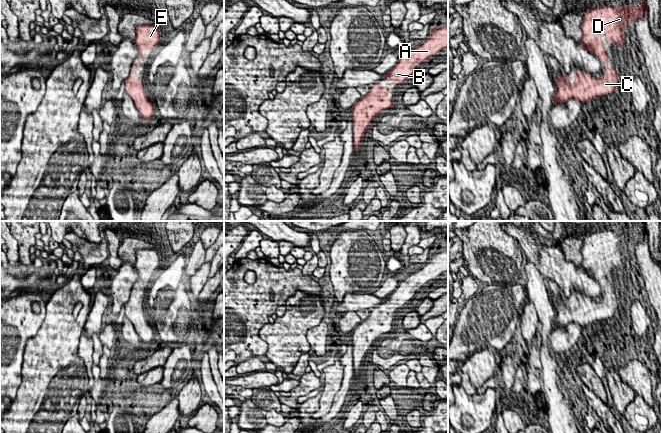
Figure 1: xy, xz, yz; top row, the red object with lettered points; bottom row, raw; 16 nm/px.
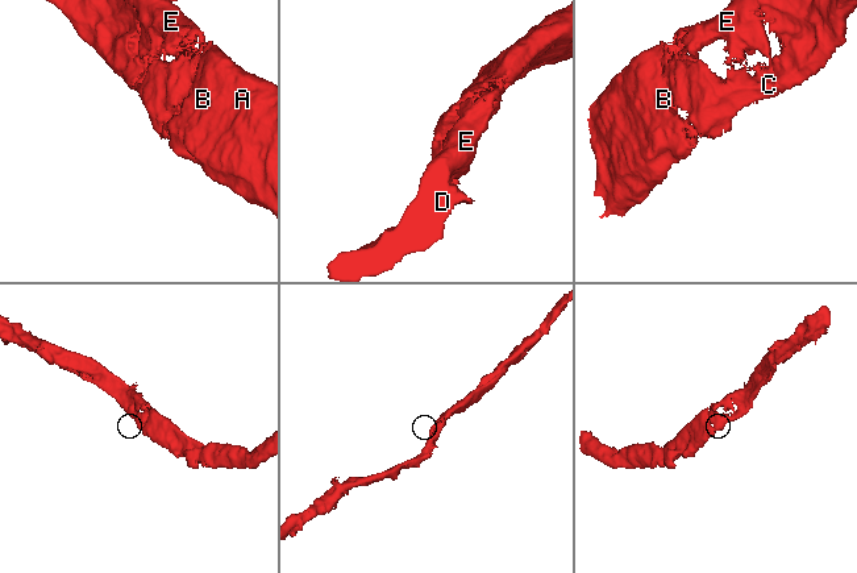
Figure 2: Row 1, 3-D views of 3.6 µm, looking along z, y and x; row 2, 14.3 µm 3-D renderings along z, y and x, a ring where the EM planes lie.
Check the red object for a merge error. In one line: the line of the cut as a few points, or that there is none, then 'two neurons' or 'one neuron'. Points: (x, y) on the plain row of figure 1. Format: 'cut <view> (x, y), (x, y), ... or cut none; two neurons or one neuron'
cut none; one neuron

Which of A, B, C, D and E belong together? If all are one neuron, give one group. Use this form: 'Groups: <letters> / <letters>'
Groups: A B C D E

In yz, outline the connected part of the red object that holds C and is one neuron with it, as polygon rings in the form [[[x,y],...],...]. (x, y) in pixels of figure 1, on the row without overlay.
[[[639,221],[639,224],[643,224],[641,226],[641,231],[635,229],[635,227],[631,227],[628,230],[606,230],[595,232],[590,234],[586,233],[586,237],[583,240],[583,245],[581,248],[582,254],[582,264],[581,269],[588,274],[592,279],[597,281],[600,285],[606,286],[606,295],[603,297],[602,301],[599,303],[592,302],[587,296],[580,297],[579,295],[574,297],[574,306],[571,307],[569,303],[561,298],[557,298],[557,307],[556,310],[556,318],[554,321],[555,327],[567,327],[567,325],[571,322],[576,322],[580,326],[585,327],[587,325],[591,325],[596,321],[600,321],[602,319],[607,319],[613,317],[615,314],[615,309],[618,309],[618,299],[616,297],[615,291],[608,291],[608,280],[604,268],[602,266],[601,260],[604,258],[606,261],[606,267],[613,265],[616,270],[623,270],[626,268],[626,262],[623,259],[622,252],[626,251],[627,248],[633,247],[636,243],[641,242],[644,238],[648,238],[648,230],[646,226],[646,221]]]

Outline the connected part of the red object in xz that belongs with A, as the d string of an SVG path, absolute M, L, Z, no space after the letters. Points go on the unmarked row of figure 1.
M448 249L437 250L422 269L404 276L396 289L384 299L384 302L390 302L392 308L400 308L401 305L412 301L417 287L423 287L425 283L446 271L448 271Z

